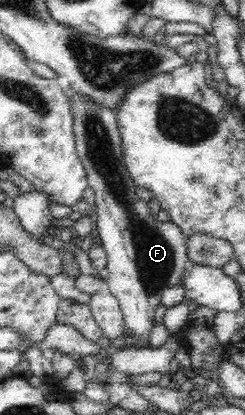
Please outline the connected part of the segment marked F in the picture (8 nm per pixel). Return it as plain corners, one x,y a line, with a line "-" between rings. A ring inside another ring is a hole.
68,89
69,99
71,99
71,109
73,110
75,141
80,156
80,161
84,164
89,186
95,191
98,208
98,219
96,219
97,232
101,238
101,244
107,255
105,267
108,291
112,292
120,302
120,307
124,316
124,323
128,333
135,338
138,348
150,348
149,337
152,327
155,326
154,313
156,305
160,304
160,297
164,289
174,287
183,277
184,267
186,267
187,241
186,236
178,225
168,221
161,223
157,217
152,215
147,202
136,196
137,185
126,169
126,164
122,160
123,148
121,134
118,128
116,111
102,108
94,102
90,102
86,96
78,94
76,90

